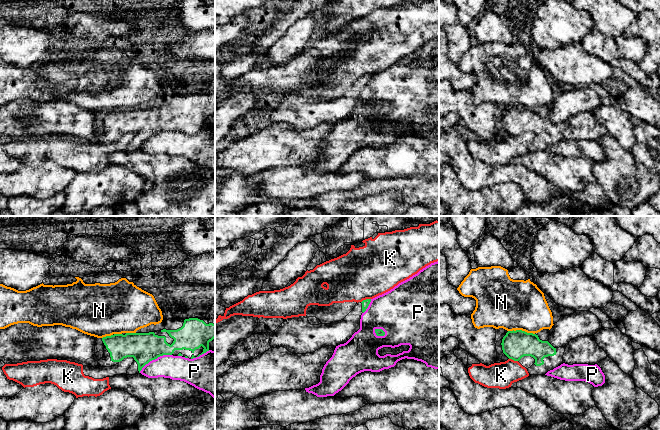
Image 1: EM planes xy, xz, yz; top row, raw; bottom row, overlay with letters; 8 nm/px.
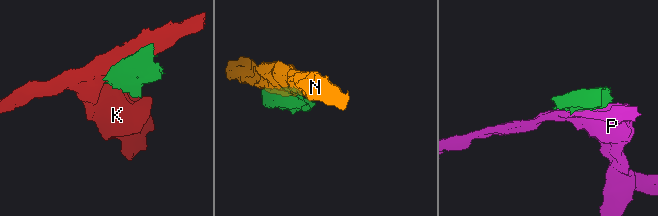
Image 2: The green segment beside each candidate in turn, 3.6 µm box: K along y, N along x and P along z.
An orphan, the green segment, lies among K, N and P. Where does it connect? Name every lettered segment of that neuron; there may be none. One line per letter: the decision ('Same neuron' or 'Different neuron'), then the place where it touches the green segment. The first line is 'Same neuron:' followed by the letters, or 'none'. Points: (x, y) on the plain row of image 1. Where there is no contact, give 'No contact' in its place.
Same neuron: none
K: Different neuron. Touches green at xz (366, 75)
N: Different neuron. Touches green at yz (521, 106)
P: Different neuron. Touches green at xy (154, 135)

